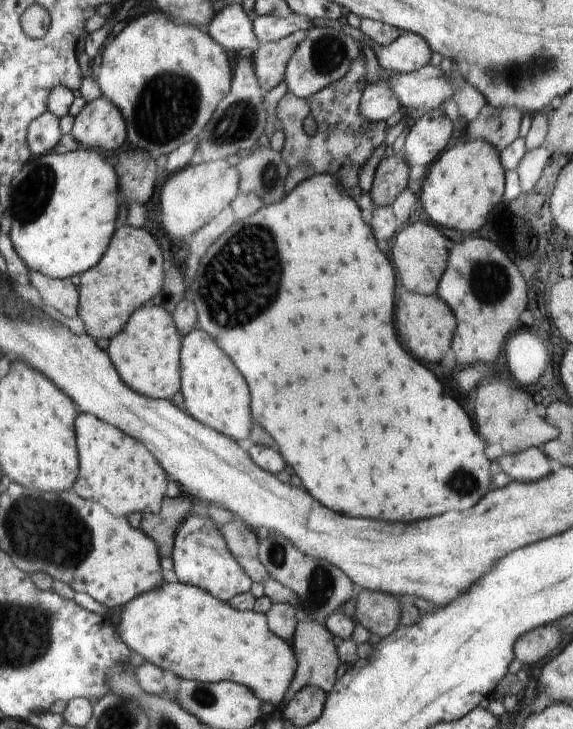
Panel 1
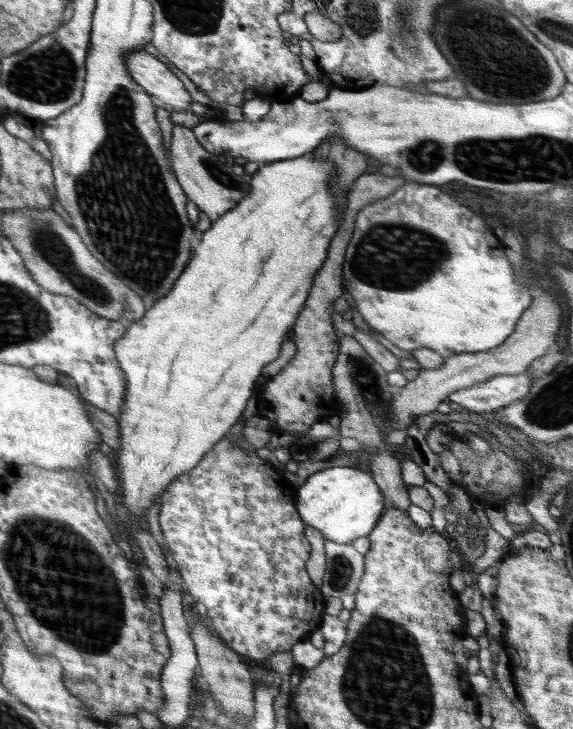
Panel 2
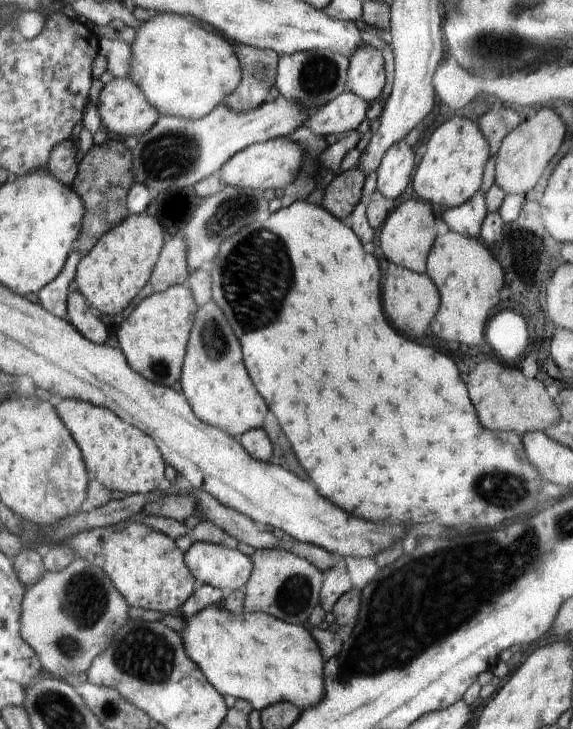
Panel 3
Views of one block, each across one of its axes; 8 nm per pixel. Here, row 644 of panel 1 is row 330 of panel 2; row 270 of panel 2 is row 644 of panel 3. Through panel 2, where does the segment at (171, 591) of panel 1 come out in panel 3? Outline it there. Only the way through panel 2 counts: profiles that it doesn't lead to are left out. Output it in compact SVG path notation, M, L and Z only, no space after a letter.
M216 605L204 607L200 612L186 617L180 614L184 629L179 632L185 653L202 671L208 682L222 695L234 696L249 702L254 709L276 702L292 702L296 708L306 710L308 706L315 707L324 696L325 658L308 632L308 625L284 624L273 616L261 612L232 614L226 608Z

